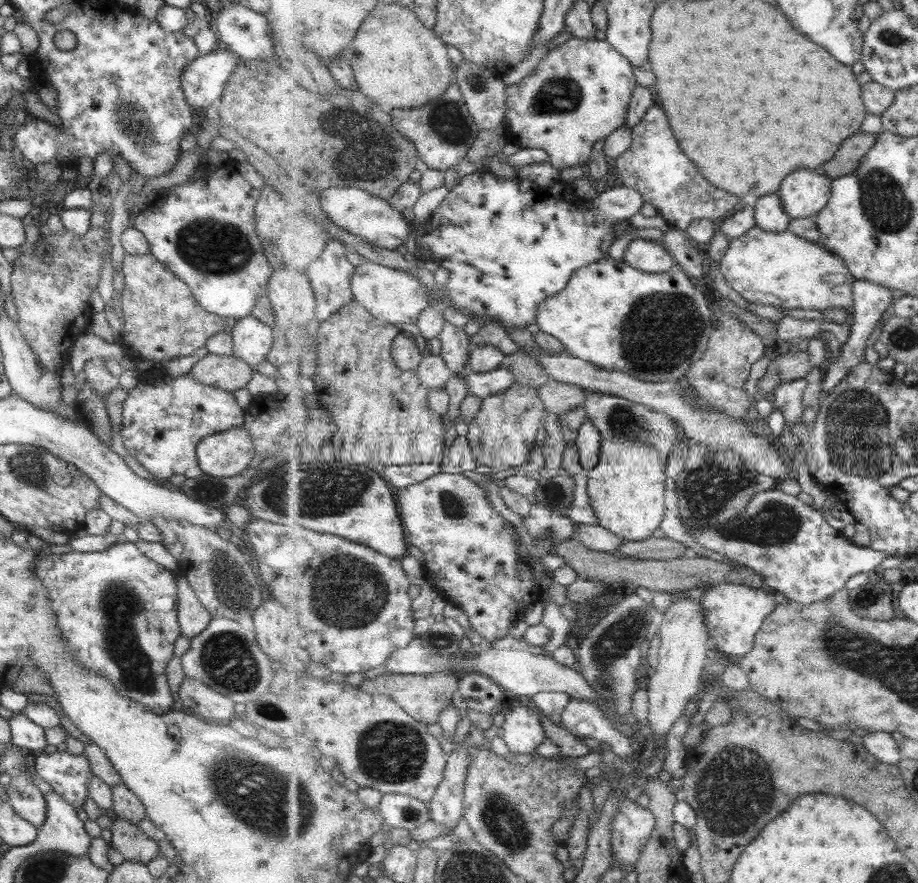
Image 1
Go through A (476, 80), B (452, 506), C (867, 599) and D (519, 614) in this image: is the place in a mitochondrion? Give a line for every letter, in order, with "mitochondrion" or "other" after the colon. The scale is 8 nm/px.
A: mitochondrion
B: mitochondrion
C: mitochondrion
D: other

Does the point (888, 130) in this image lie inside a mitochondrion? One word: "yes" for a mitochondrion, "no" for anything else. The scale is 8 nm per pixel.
no

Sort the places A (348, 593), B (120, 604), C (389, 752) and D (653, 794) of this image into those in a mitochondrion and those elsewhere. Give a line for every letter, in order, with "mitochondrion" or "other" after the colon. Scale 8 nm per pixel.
A: mitochondrion
B: mitochondrion
C: mitochondrion
D: other

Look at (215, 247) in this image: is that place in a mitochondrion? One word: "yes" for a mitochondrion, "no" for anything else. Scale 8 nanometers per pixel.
yes

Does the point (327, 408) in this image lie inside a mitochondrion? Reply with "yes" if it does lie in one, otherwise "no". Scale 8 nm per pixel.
no

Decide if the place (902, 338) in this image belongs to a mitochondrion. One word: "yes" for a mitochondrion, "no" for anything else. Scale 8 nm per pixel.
yes

